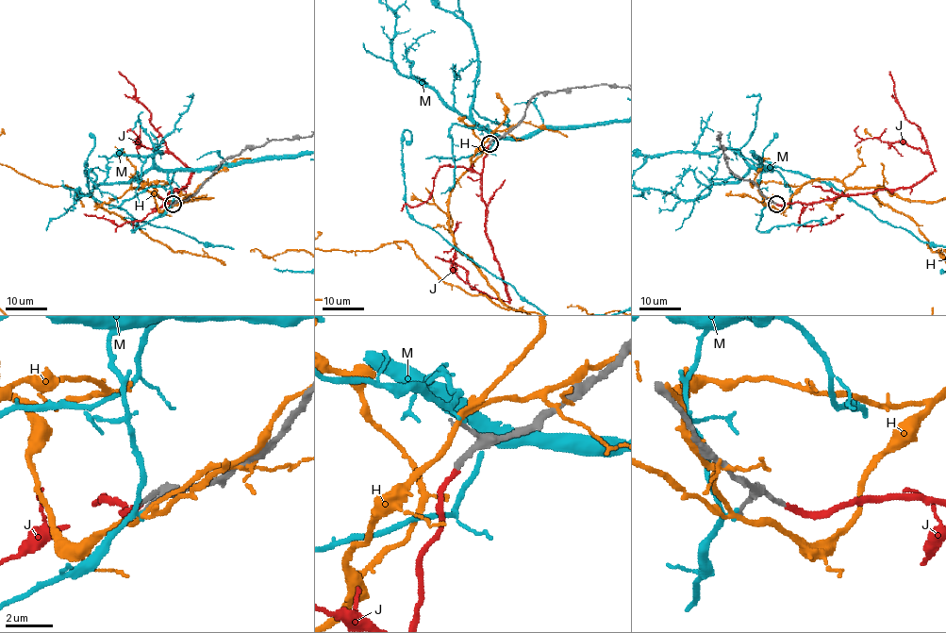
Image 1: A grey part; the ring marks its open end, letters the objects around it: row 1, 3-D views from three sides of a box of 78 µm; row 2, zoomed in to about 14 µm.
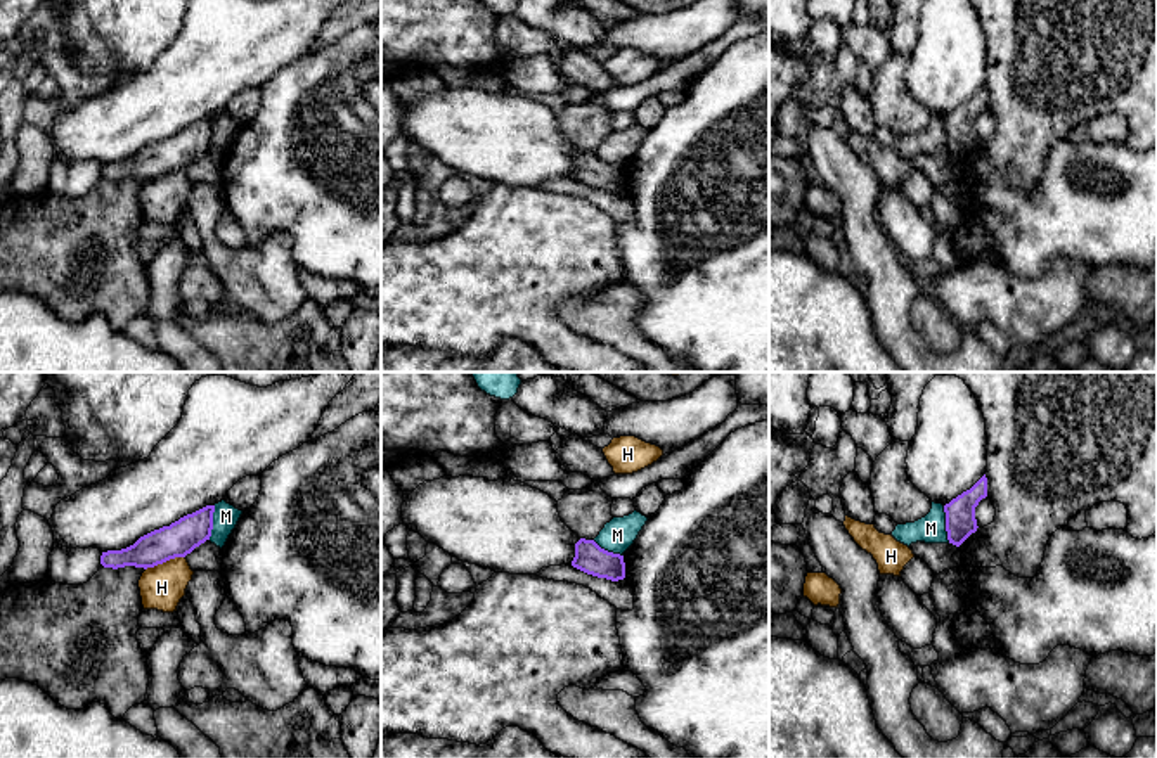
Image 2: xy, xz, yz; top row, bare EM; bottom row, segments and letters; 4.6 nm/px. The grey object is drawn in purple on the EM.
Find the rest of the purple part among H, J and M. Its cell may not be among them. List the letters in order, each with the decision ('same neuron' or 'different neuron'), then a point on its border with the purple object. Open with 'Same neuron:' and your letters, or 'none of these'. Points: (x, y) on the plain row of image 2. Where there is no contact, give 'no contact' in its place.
Same neuron: J
H: different neuron; meets purple in xy at (165, 173)
J: same neuron; no contact
M: different neuron; meets purple in yz at (946, 137)

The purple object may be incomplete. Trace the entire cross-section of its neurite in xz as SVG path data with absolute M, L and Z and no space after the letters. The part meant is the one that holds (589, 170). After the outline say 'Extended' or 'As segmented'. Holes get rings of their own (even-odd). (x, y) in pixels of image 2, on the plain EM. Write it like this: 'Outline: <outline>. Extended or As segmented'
Outline: M580 151L575 156L572 178L587 187L611 194L625 190L624 168L601 161L594 152Z. As segmented

